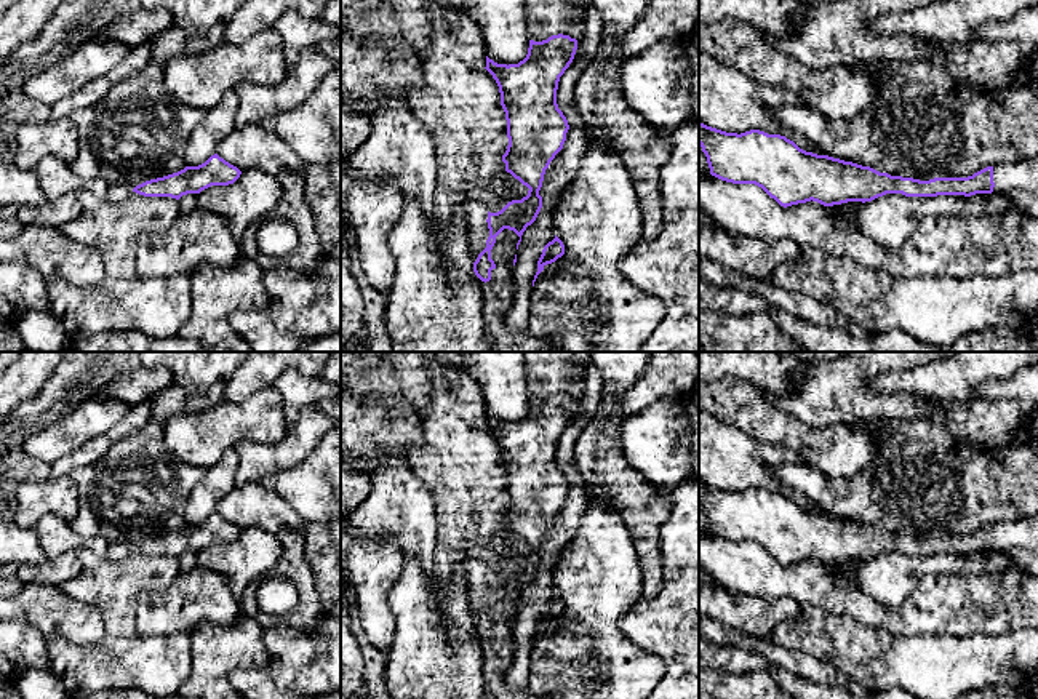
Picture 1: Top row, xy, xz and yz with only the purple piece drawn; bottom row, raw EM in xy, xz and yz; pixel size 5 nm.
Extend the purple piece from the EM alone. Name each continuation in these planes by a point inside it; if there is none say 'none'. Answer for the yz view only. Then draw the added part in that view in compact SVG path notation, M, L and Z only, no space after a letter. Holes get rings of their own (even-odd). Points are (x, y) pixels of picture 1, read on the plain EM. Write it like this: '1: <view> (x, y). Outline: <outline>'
1: yz (1021, 533). Outline: M1038 515L993 525L993 550L1004 552L1024 547L1038 555Z

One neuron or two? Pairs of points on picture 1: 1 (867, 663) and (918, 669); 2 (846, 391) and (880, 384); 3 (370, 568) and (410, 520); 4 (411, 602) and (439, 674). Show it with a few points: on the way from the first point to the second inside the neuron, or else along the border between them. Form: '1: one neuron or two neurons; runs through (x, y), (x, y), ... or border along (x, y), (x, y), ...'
1: one neuron; runs through (880, 663), (906, 663)
2: two neurons; border along (906, 368), (896, 373), (882, 373), (870, 387)
3: two neurons; border along (357, 536), (371, 541), (391, 539), (402, 555)
4: one neuron; runs through (415, 619), (421, 656)

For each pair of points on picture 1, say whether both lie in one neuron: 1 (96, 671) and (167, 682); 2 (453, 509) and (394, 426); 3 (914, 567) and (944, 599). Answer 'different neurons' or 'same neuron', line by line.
1: same neuron
2: different neurons
3: different neurons

